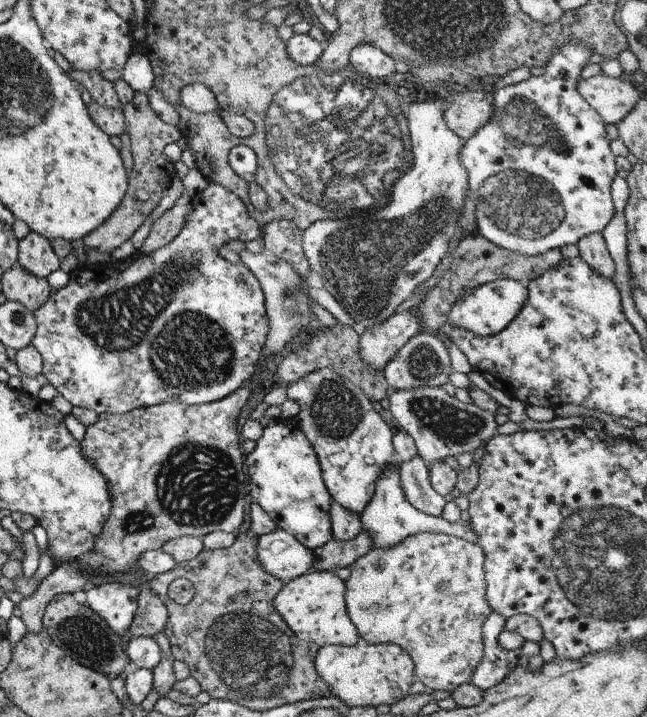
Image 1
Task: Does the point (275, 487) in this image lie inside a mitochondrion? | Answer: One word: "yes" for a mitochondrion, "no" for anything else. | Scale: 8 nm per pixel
no

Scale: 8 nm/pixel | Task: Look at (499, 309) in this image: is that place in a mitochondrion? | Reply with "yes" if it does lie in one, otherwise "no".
no

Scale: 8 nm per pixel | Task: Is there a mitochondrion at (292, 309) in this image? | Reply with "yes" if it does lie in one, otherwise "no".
yes

